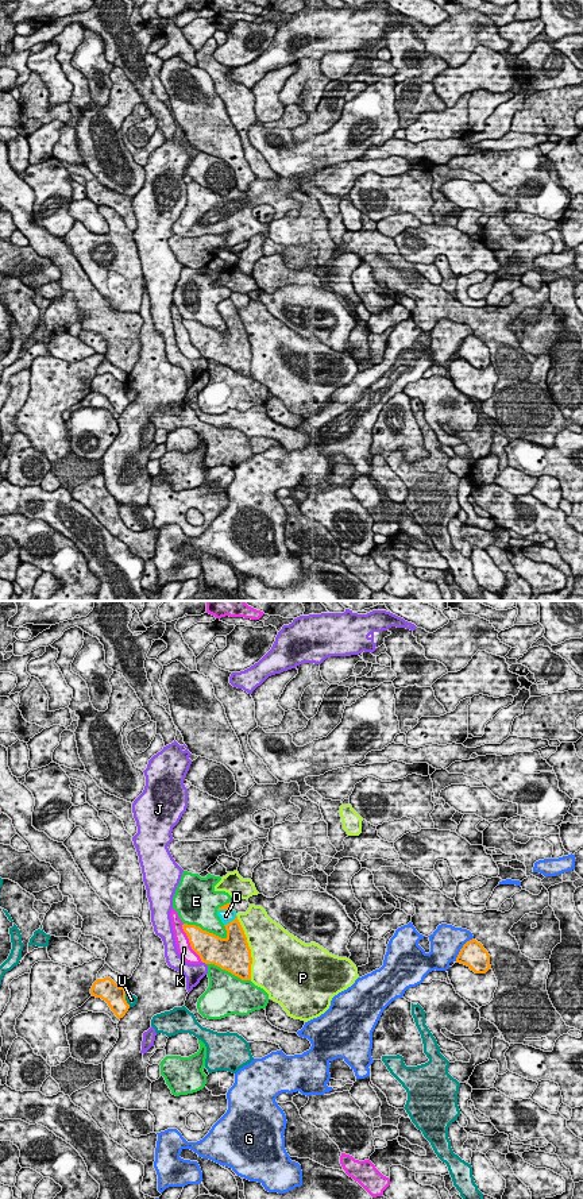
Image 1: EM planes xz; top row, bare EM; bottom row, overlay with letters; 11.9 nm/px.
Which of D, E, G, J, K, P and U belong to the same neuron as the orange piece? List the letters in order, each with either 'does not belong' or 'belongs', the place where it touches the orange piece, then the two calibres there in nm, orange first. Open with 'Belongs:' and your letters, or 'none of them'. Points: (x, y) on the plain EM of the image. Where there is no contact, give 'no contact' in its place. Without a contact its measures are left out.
Belongs: D
D: belongs | xz (231, 316) | 260/160 nm
E: does not belong | xz (205, 326) | 360/380 nm
G: does not belong | xz (462, 343) | 300/380 nm
J: does not belong | xz (204, 357) | 360/220 nm
K: does not belong | xz (189, 336) | 320/170 nm
P: does not belong | xz (248, 342) | 420/480 nm
U: does not belong | xz (124, 393) | 260/130 nm

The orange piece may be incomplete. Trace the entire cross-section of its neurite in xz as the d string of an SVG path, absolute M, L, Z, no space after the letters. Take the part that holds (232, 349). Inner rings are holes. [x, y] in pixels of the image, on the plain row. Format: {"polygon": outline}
{"polygon": "M227 298L217 304L217 311L225 321L225 334L202 325L196 320L182 320L192 344L202 358L215 359L242 375L251 375L251 344L236 307L231 298Z"}

